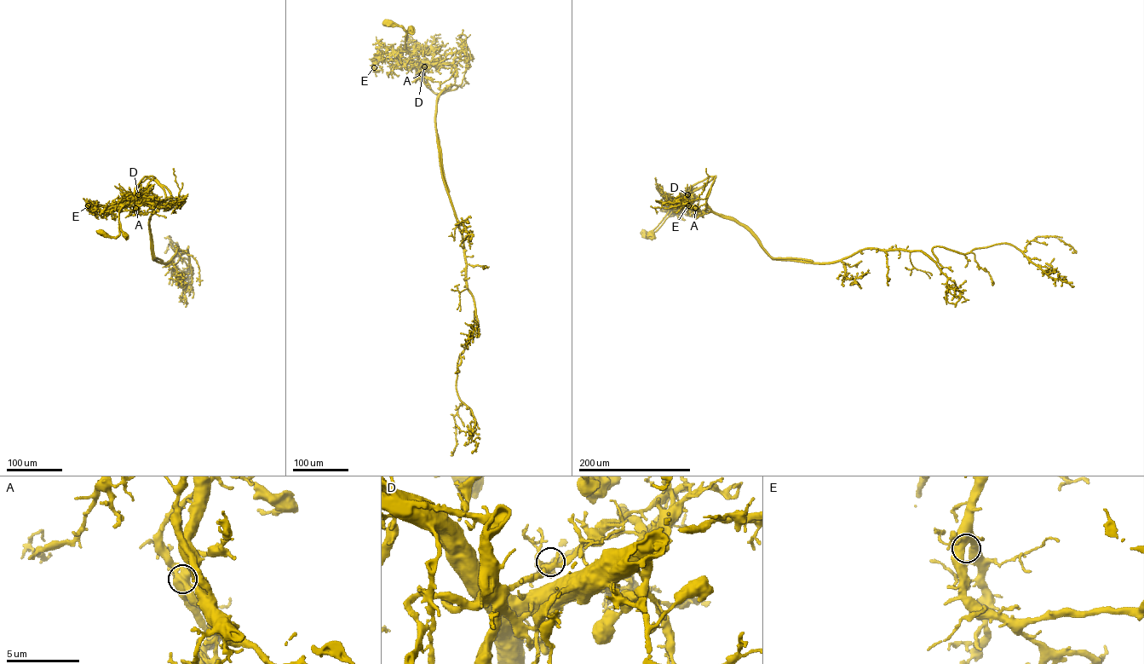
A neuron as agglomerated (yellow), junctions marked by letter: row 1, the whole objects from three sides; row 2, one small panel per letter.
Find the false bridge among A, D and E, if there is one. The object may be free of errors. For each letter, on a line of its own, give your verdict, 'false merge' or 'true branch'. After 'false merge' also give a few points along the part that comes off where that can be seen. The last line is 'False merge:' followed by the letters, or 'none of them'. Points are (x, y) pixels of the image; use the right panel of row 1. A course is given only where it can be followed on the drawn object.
A: false merge; foreign part runs (695, 208), (698, 199), (680, 197), (715, 176), (707, 207), (745, 225), (773, 257), (813, 261)
D: true branch
E: true branch
False merge: A

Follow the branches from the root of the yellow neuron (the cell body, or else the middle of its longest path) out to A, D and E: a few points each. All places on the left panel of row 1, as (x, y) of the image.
A: (101, 233), (117, 236), (120, 209), (127, 203), (136, 210), (135, 208)
D: (101, 233), (115, 237), (119, 234), (118, 213), (138, 194)
E: (101, 233), (115, 237), (119, 234), (120, 209), (113, 204), (88, 205)

